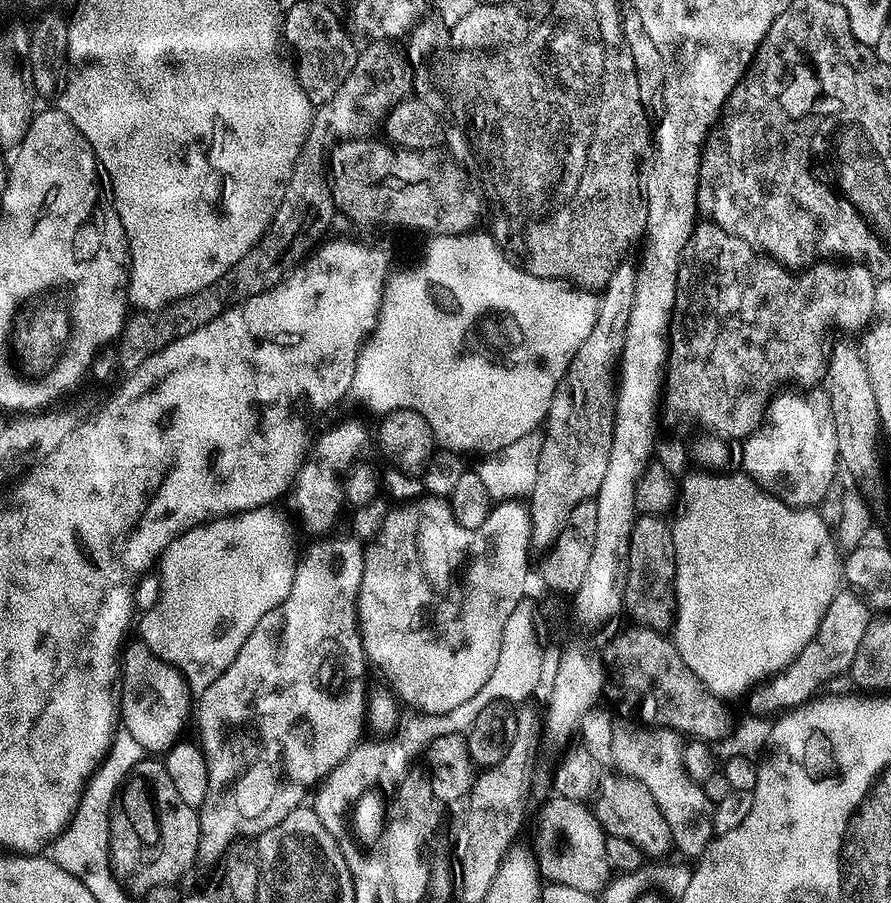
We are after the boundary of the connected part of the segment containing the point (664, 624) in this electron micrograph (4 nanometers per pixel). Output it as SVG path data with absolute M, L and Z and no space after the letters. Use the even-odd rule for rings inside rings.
M640 514L636 517L630 530L630 542L626 553L623 607L638 620L636 622L639 625L653 628L656 632L667 633L673 627L676 615L676 551L672 524L664 519L665 517L660 514Z

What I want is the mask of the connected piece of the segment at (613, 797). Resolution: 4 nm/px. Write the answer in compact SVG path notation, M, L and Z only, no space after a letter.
M615 774L599 781L594 792L594 811L598 822L604 827L608 836L628 839L634 846L641 849L648 858L664 858L673 851L672 831L670 822L662 818L662 810L658 810L658 802L654 802L654 794L642 782L632 776Z

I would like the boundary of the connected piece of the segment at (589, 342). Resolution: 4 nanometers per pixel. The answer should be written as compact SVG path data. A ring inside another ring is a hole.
M631 262L620 264L618 270L614 270L614 274L610 274L598 300L600 309L598 318L594 322L594 330L590 330L586 342L582 342L582 346L569 362L568 373L562 378L562 382L558 382L556 393L550 402L542 458L538 462L538 482L534 482L534 490L530 497L532 536L537 545L551 546L560 536L560 531L570 518L574 506L595 498L602 486L602 480L606 478L606 466L610 466L612 425L614 423L614 416L609 408L614 396L614 365L624 351L624 331L628 325L630 310L634 306L637 277L637 265L635 263L632 265Z

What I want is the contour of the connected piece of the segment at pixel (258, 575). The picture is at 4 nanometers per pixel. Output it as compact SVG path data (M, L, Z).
M272 506L255 508L249 512L238 512L235 516L223 516L217 520L211 520L209 524L191 532L184 532L177 540L170 542L170 546L158 561L158 569L160 568L160 605L157 606L156 612L150 613L141 622L139 635L158 658L171 664L184 676L185 682L193 693L203 694L226 671L230 664L238 658L238 654L246 640L250 638L250 634L254 634L254 628L268 614L275 612L278 606L282 606L282 602L286 602L286 598L290 594L292 583L297 578L298 559L296 560L292 554L292 540L288 537L288 528L284 525L283 518L275 512L276 510Z

